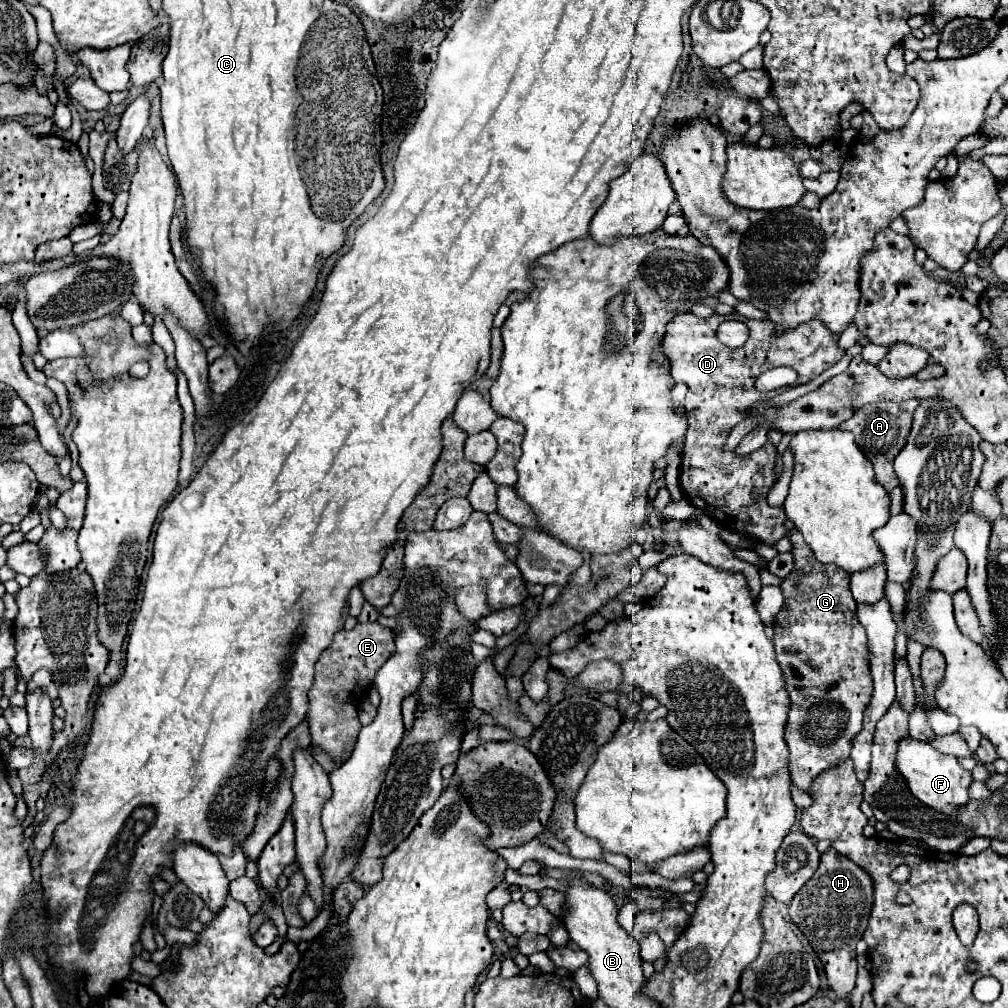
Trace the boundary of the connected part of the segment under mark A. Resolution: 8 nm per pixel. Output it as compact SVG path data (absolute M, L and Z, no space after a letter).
M907 400L901 404L893 404L893 402L881 402L877 406L865 406L859 408L853 418L849 418L845 424L841 424L839 428L849 430L855 434L855 442L861 448L861 452L865 452L867 460L873 464L873 468L877 468L875 478L877 482L891 492L893 488L897 488L897 476L893 472L893 460L895 456L901 452L901 448L907 442L907 434L911 430L911 420L913 420L913 412L919 406L919 400Z

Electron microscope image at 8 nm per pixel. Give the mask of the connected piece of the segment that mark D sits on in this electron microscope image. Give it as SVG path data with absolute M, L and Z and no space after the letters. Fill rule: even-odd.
M685 312L685 314L677 314L667 324L667 332L663 338L663 352L669 360L673 380L685 382L689 386L689 392L685 398L689 428L685 434L685 448L681 456L681 478L679 478L687 500L691 502L693 508L711 514L719 524L727 526L729 530L743 532L765 544L775 544L777 540L785 536L789 528L793 528L793 522L787 520L783 508L771 508L765 502L769 488L775 484L775 472L773 472L775 454L777 454L775 446L763 446L761 450L739 458L733 452L723 452L723 444L729 432L733 430L733 426L741 422L745 412L749 412L757 404L757 400L768 400L787 389L781 388L767 393L757 391L755 380L759 374L775 366L789 366L797 370L799 374L797 384L805 384L813 380L817 374L821 374L823 370L831 368L835 362L839 362L845 352L837 348L837 340L833 340L833 336L829 336L829 332L825 332L825 328L817 324L817 320L813 320L813 324L801 324L801 328L795 328L793 332L787 332L785 336L777 336L777 340L769 340L769 336L773 336L773 324L767 324L767 320L751 320L741 314L727 314L727 316L713 314L709 318L699 318L691 312ZM725 320L741 320L749 326L749 332L751 332L749 340L741 348L727 348L725 344L717 340L717 326Z

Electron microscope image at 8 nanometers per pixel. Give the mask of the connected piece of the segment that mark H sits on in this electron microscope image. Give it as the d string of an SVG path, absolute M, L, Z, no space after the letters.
M829 848L821 854L821 864L813 878L793 896L789 904L791 920L799 926L799 930L811 942L813 950L819 954L825 966L827 982L837 998L845 998L855 988L855 944L867 928L873 908L873 892L873 878L859 864L837 854L835 848Z

